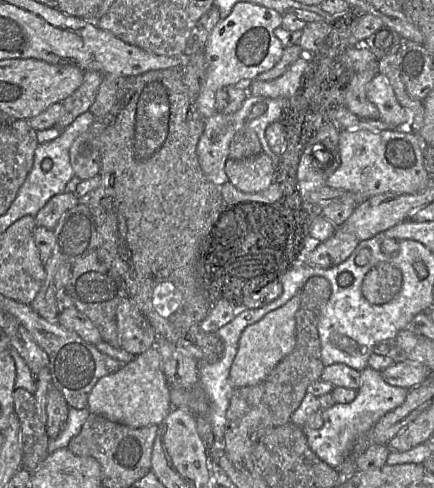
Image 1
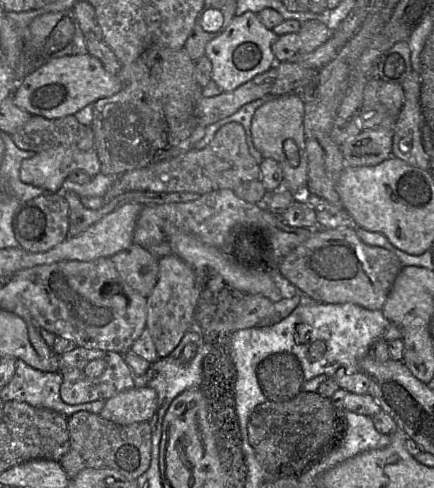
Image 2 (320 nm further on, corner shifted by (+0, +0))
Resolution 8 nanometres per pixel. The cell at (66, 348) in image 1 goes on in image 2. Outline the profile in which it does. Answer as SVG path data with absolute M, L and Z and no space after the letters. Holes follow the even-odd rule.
M77 346L73 350L58 356L59 373L63 377L60 396L67 404L84 404L97 400L108 400L120 392L135 387L133 373L120 353ZM92 360L103 360L106 363L105 370L96 378L89 378L84 373L85 366Z

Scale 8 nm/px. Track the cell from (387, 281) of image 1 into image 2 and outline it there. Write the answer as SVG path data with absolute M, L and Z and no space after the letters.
M355 227L318 228L277 266L278 272L296 286L301 294L314 302L353 303L368 310L382 310L394 280L401 269L402 264L394 253L378 246L365 244L356 234Z

